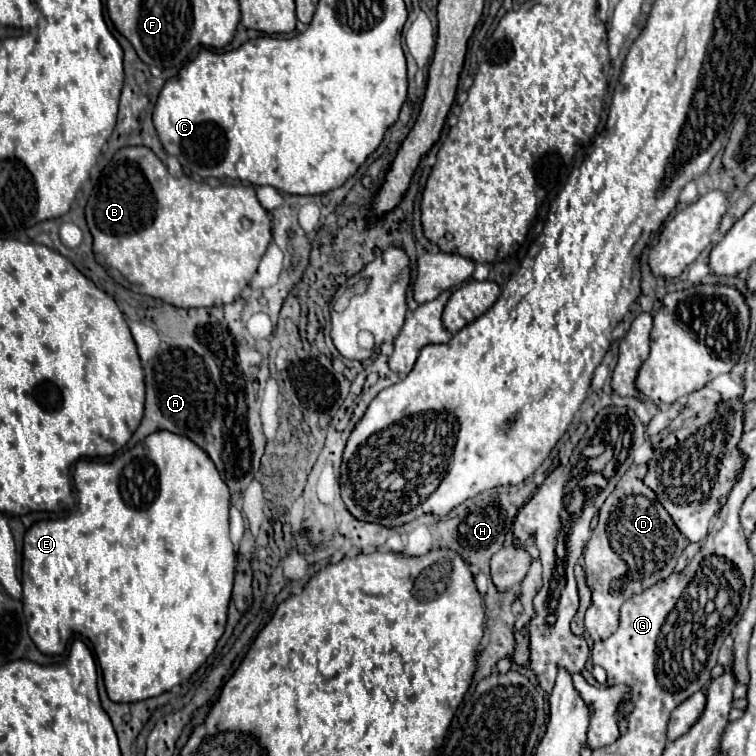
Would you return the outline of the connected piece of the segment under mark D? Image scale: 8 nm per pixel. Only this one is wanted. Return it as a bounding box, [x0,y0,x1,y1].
[584,466,688,642]

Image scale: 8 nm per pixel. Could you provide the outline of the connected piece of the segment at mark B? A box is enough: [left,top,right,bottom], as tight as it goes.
[84,146,272,308]

